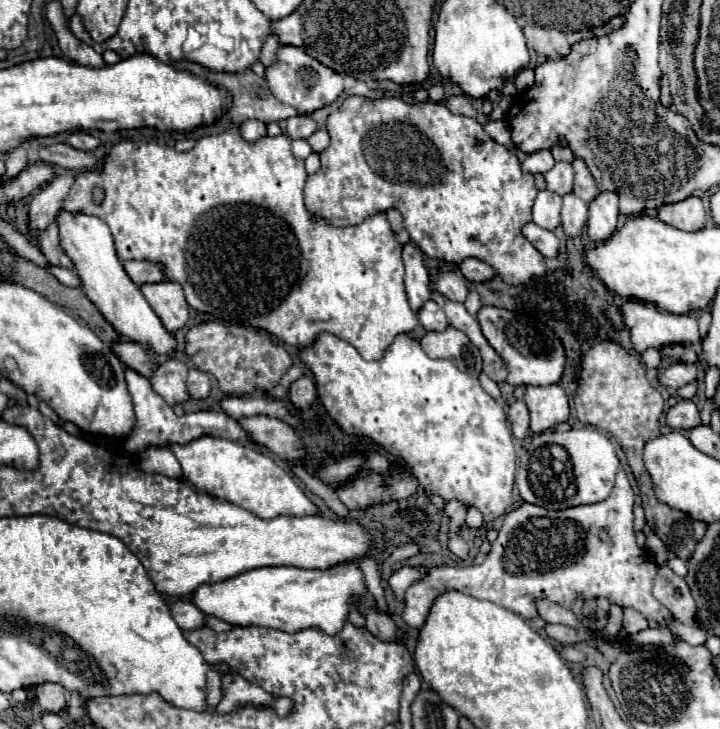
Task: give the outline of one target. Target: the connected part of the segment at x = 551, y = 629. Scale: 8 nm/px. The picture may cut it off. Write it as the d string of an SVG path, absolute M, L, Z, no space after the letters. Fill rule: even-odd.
M547 625L545 631L551 639L555 639L561 645L575 645L575 643L581 641L577 631L571 629L571 627L565 627L565 625Z

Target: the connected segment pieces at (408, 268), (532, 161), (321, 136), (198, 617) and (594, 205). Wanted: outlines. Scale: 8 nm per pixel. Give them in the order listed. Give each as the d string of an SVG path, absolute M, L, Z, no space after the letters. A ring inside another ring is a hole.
M413 243L403 247L403 263L405 263L405 291L413 311L419 311L421 305L431 297L429 293L429 275L421 255L421 249Z
M549 149L535 151L535 153L527 155L527 159L523 161L523 167L529 173L547 173L553 165L555 165L555 159L553 159L553 155L551 155Z
M317 129L317 131L307 139L307 143L311 145L311 149L313 149L315 153L321 153L321 151L329 145L329 133L327 133L325 129Z
M181 599L171 603L171 615L177 621L177 625L185 631L205 627L205 619L207 619L207 615L195 603L181 601Z
M603 191L589 203L589 223L587 223L587 237L593 243L607 241L619 217L619 197L615 193Z

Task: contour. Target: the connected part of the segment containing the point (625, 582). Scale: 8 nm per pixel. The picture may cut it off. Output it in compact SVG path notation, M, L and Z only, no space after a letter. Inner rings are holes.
M623 469L617 471L615 487L605 501L591 503L591 505L577 505L577 507L569 507L563 511L551 511L551 509L545 509L539 505L523 503L521 507L517 507L505 515L503 525L499 529L499 535L491 543L491 551L479 567L467 565L467 567L433 567L433 569L427 569L427 577L423 581L413 583L405 593L403 621L409 627L421 629L421 625L425 623L425 619L429 615L433 601L441 593L455 589L455 591L467 593L471 597L477 597L477 599L493 601L493 603L521 615L523 619L539 617L537 607L535 607L535 603L539 599L549 599L561 607L571 609L575 599L589 601L589 599L605 597L605 599L609 599L609 603L615 603L621 609L629 607L629 609L639 611L645 619L657 621L661 631L669 631L667 623L671 621L671 611L663 603L659 603L651 593L653 579L657 575L659 567L645 551L639 553L639 545L635 541L633 503L635 503L635 493L633 493L631 483L627 479L627 473Z

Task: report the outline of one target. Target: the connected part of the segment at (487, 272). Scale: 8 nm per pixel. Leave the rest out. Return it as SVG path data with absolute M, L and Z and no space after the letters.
M465 259L461 265L459 265L461 273L465 275L467 281L473 281L473 283L483 283L483 281L491 281L495 277L495 271L479 261L479 259Z

